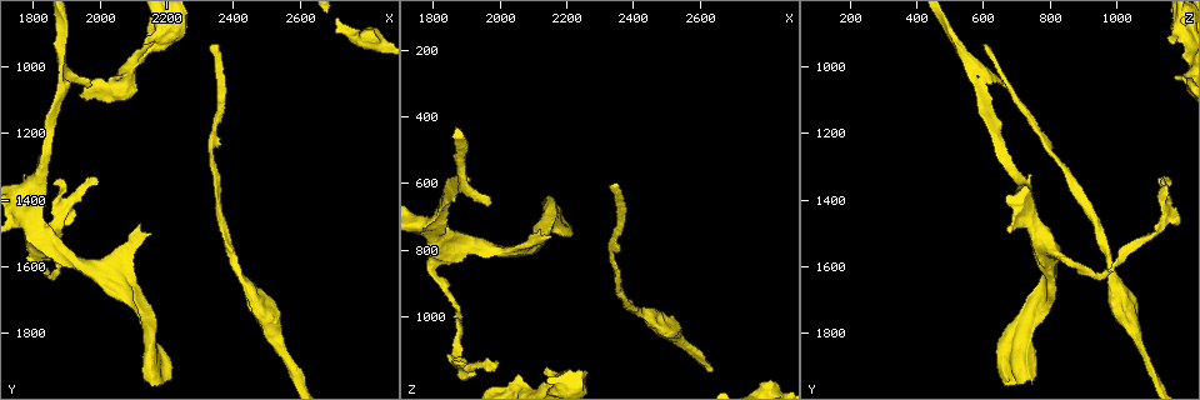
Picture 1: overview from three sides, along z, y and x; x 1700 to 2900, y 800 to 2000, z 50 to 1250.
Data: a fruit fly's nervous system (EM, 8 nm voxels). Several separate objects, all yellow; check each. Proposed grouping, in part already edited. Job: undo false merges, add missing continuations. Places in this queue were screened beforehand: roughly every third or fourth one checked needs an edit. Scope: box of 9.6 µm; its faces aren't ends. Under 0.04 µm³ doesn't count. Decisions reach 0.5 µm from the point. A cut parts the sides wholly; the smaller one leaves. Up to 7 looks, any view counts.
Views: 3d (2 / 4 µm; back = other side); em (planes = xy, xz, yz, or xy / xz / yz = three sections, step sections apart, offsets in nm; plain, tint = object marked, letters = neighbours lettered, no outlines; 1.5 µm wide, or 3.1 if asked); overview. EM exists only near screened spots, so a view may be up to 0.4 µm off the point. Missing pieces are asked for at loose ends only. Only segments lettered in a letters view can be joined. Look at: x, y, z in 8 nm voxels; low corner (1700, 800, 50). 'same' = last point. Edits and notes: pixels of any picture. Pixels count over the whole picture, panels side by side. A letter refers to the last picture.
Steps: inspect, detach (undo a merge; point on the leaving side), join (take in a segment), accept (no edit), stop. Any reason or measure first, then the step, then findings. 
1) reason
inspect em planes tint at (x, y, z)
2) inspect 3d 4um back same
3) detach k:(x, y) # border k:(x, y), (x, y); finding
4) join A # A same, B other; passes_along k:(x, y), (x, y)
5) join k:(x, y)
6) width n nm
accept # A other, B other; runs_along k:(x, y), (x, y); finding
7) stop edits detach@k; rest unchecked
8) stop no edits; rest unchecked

free end
inspect em xy step 4 tint at (1980, 1340, 1160)

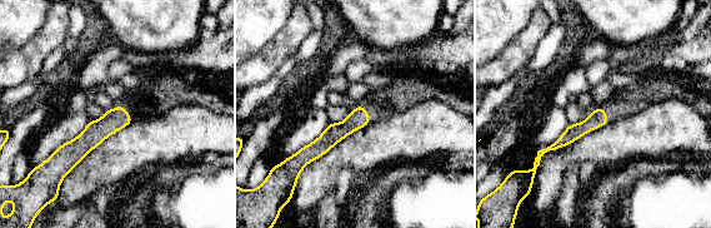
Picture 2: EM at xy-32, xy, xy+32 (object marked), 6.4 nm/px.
another direction
inspect em planes letters same

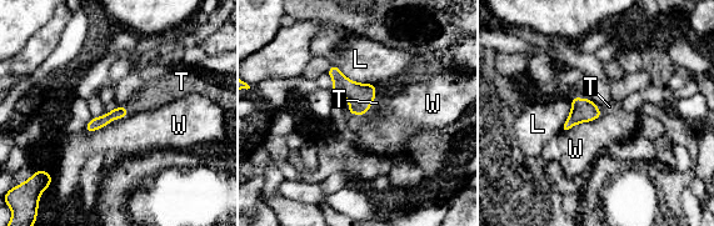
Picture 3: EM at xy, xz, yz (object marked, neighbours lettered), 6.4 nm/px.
join T # L other, T same, W other; passes_along 3:(360, 96), (374, 95), (377, 103); it goes on there

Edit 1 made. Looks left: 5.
inspect overview

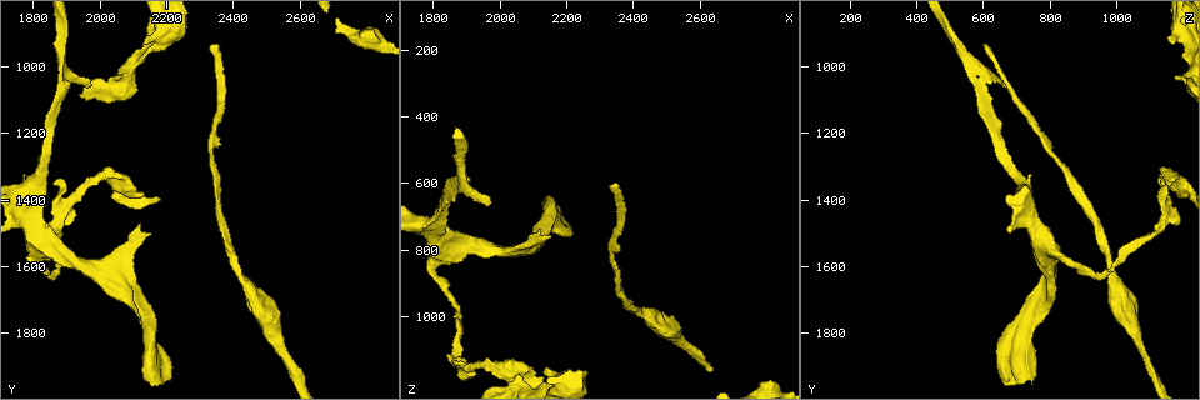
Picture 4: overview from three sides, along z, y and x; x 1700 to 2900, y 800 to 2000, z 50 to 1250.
inspect 3d 4um back at (2340, 940, 600)

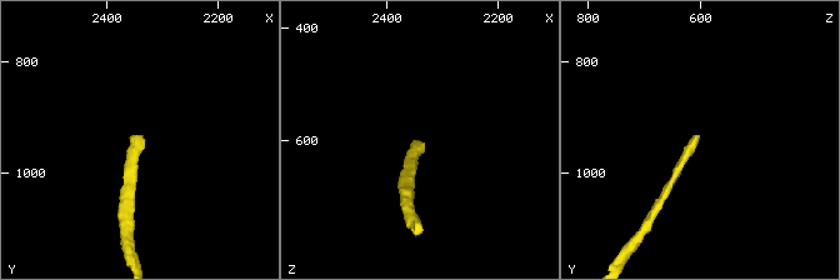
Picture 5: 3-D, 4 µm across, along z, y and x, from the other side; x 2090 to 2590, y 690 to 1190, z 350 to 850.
shape alone is not enough
inspect em xy step 8 tint at (2350, 935, 595)

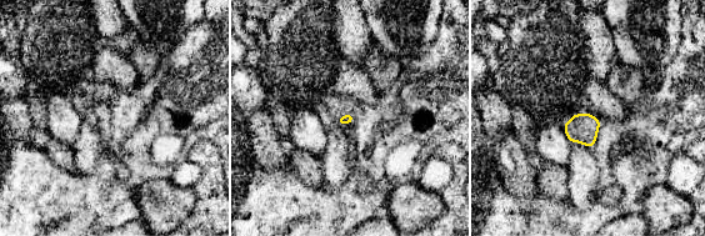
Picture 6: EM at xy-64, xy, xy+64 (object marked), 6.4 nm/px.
another direction
inspect em planes letters same

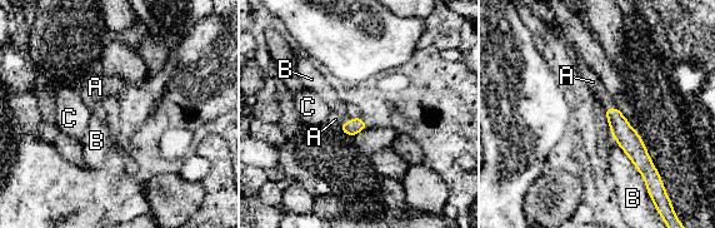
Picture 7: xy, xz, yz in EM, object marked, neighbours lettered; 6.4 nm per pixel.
longest_contact B 420 nm
join A # A same, B other, C other; it goes on there

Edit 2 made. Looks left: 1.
stop edits join@3, join@7; rest unchecked

